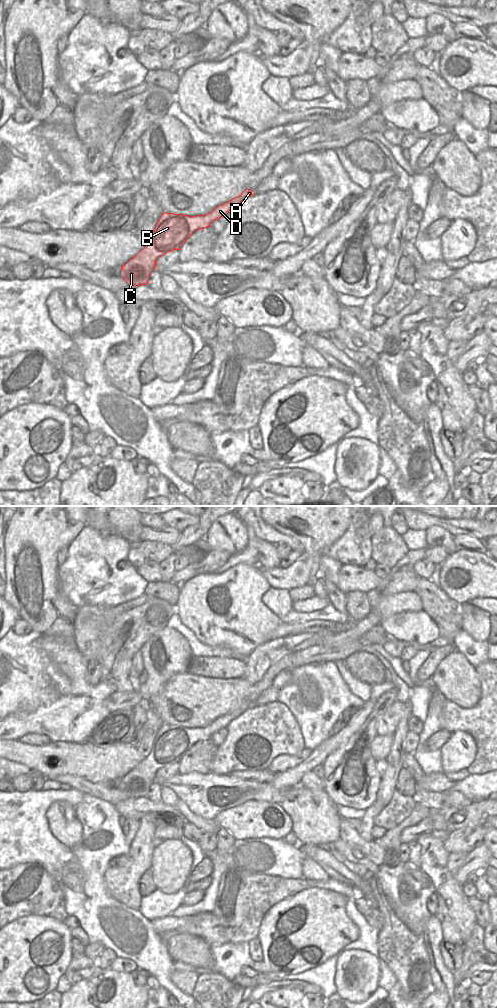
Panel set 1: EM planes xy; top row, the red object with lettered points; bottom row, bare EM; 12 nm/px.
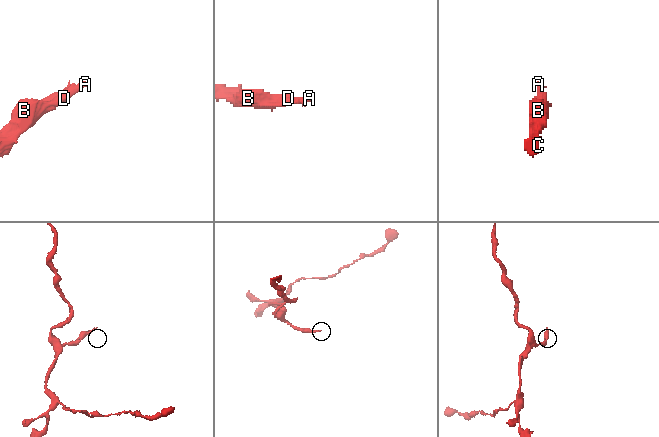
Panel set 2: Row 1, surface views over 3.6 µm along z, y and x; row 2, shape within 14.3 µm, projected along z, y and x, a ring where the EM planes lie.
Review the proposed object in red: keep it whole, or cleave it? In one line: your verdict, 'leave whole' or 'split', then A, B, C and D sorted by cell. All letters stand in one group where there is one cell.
leave whole; groups A B C D

